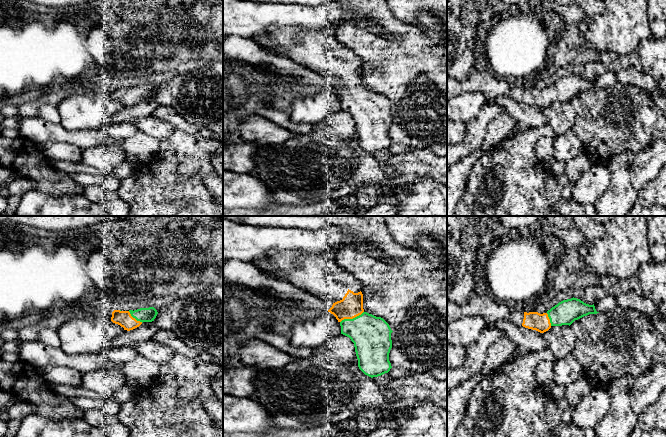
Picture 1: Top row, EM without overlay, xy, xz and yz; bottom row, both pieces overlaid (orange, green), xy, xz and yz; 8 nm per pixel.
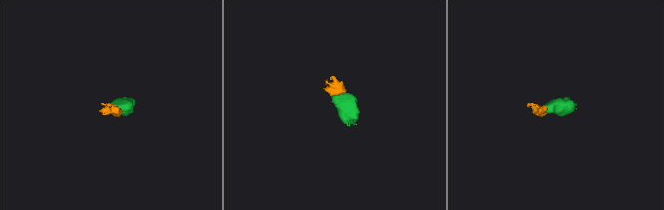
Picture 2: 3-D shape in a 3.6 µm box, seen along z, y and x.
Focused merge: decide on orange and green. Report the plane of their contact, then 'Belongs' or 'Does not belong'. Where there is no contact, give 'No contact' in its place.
Touches orange in xz. Belongs

